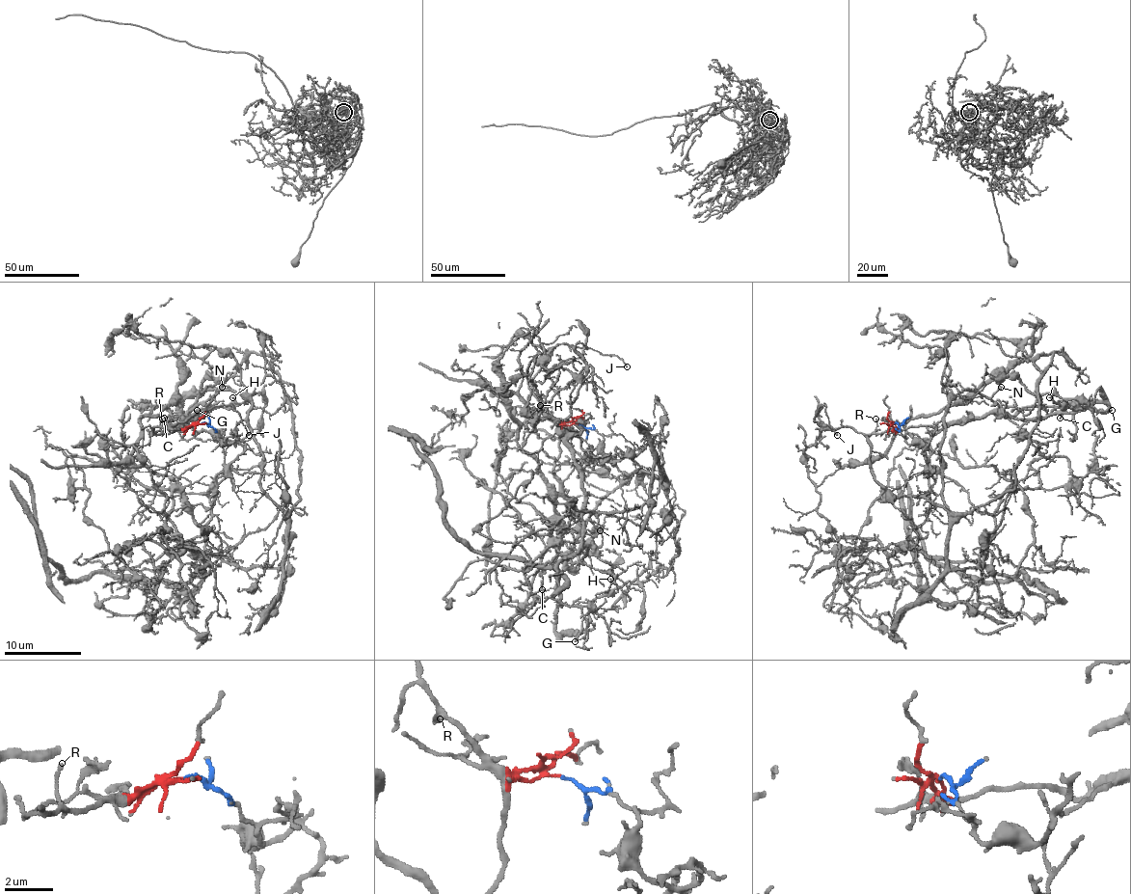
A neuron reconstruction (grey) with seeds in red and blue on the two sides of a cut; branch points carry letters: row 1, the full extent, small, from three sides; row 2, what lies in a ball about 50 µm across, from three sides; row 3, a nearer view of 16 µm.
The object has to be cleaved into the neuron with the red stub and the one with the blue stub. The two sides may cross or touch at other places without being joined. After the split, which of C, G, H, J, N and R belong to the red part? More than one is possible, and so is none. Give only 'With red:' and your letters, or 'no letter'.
With red: C, G, H, J, R

